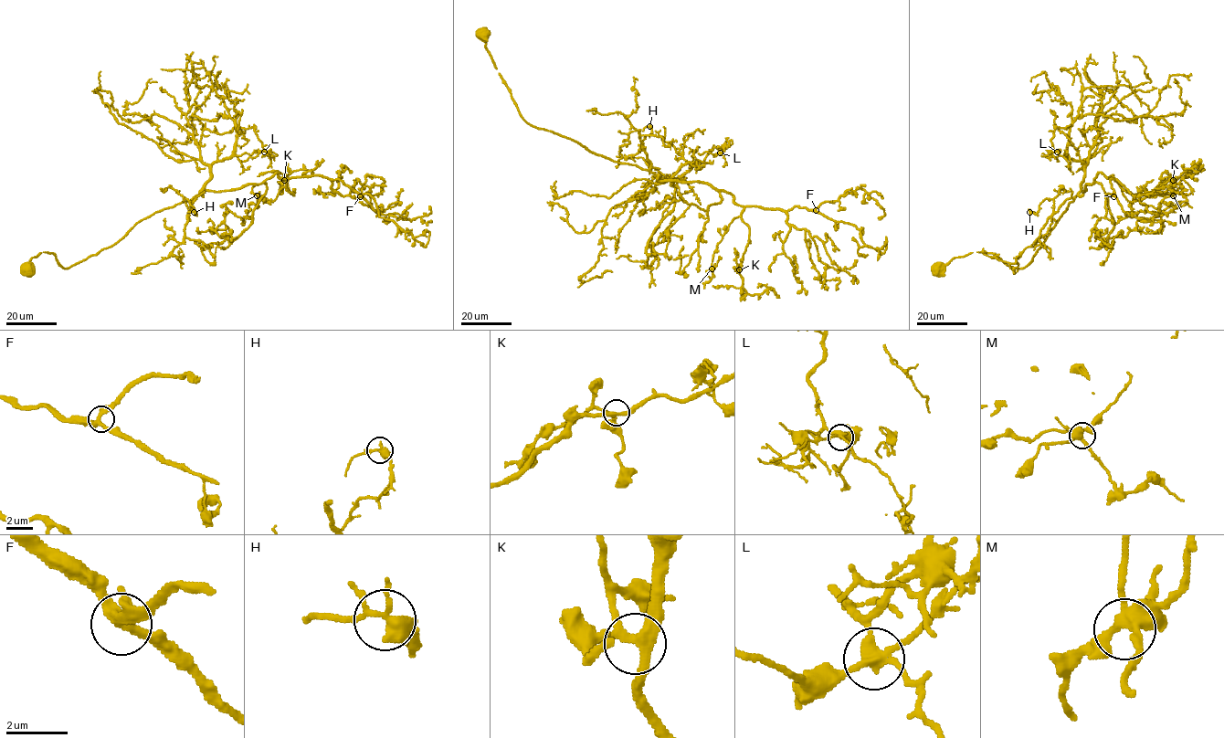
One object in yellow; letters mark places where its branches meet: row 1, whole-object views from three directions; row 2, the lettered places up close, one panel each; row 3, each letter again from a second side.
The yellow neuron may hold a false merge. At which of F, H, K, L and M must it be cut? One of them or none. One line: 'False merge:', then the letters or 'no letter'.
False merge: L

